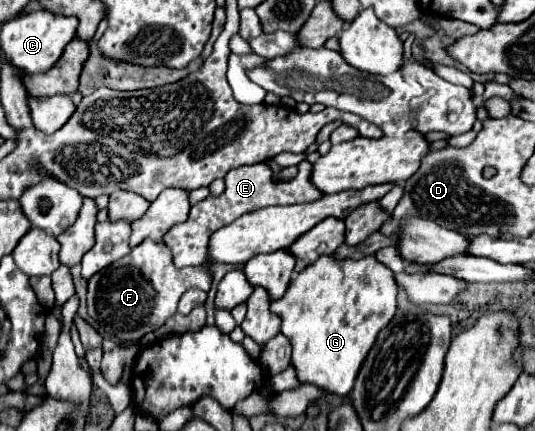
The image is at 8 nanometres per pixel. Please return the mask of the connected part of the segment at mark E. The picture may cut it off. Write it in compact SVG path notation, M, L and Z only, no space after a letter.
M307 161L299 163L299 175L291 181L273 181L271 169L266 162L257 163L253 167L231 169L224 177L225 191L219 197L209 195L207 199L199 201L197 205L191 207L187 221L177 223L175 227L171 227L165 233L163 241L173 251L175 265L177 267L207 265L209 263L209 253L207 253L209 237L217 229L233 223L243 213L257 211L257 209L263 209L263 207L269 207L269 205L295 205L295 203L309 203L313 199L319 199L321 193L309 183L309 167L311 167L311 163L307 163Z

